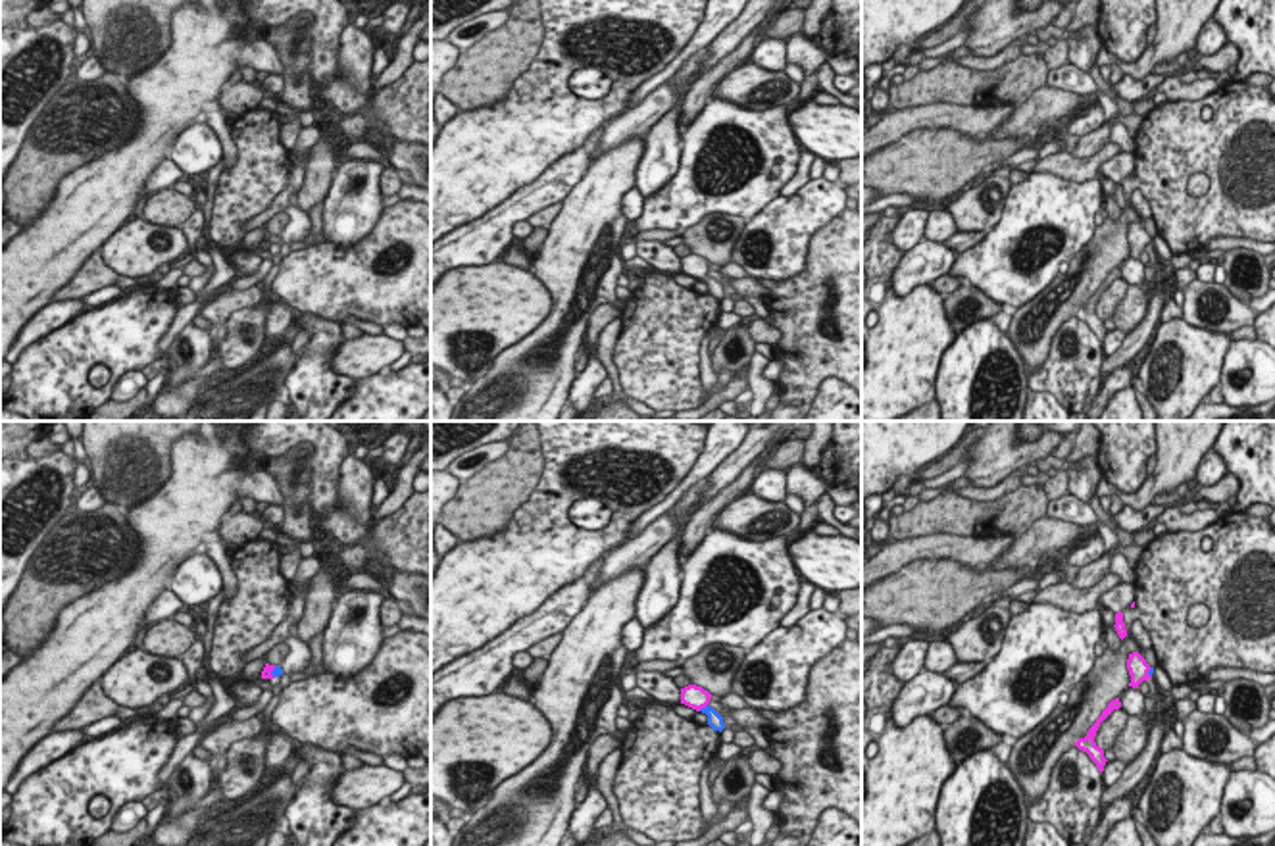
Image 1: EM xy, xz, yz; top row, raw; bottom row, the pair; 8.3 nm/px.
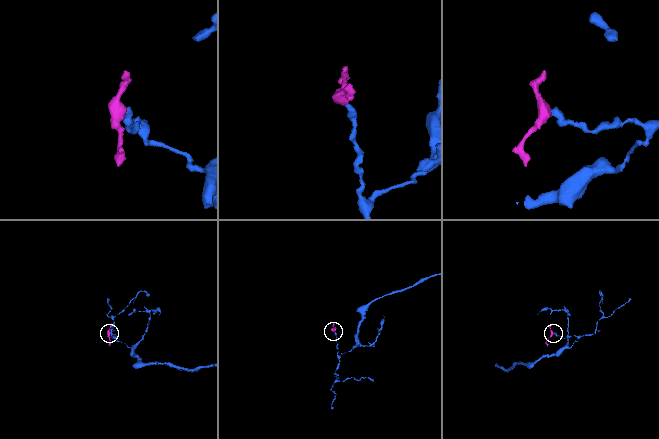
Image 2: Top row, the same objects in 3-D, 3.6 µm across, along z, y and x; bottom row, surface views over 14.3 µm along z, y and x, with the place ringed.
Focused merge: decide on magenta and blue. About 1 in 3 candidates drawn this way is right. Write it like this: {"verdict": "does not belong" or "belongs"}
{"verdict": "belongs"}

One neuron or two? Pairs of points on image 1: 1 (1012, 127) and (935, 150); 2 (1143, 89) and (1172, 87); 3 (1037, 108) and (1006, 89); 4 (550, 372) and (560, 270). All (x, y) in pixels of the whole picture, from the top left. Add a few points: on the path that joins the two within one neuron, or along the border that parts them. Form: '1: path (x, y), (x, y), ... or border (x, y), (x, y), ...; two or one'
1: border (989, 133), (995, 137), (1029, 135); two
2: border (1174, 75), (1156, 87); two
3: border (1045, 83), (1016, 106); two
4: path (531, 352), (562, 322), (562, 297); one

